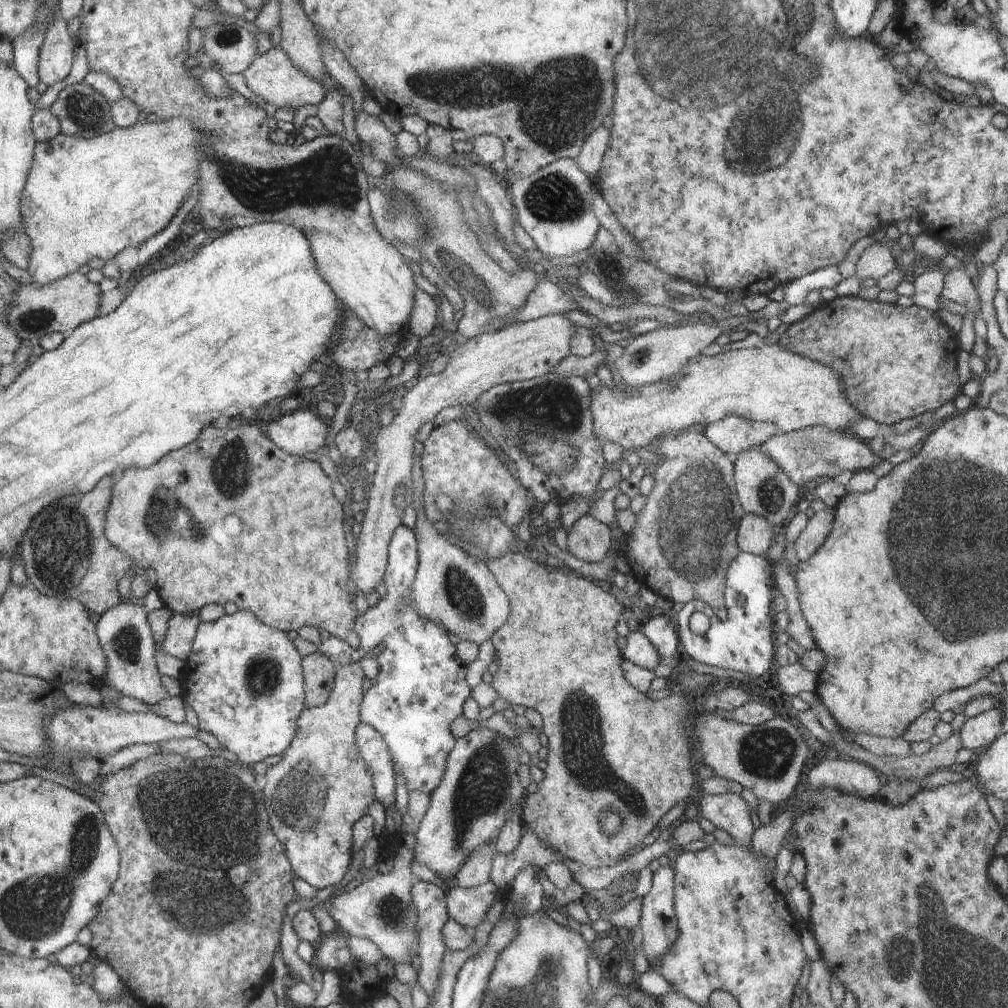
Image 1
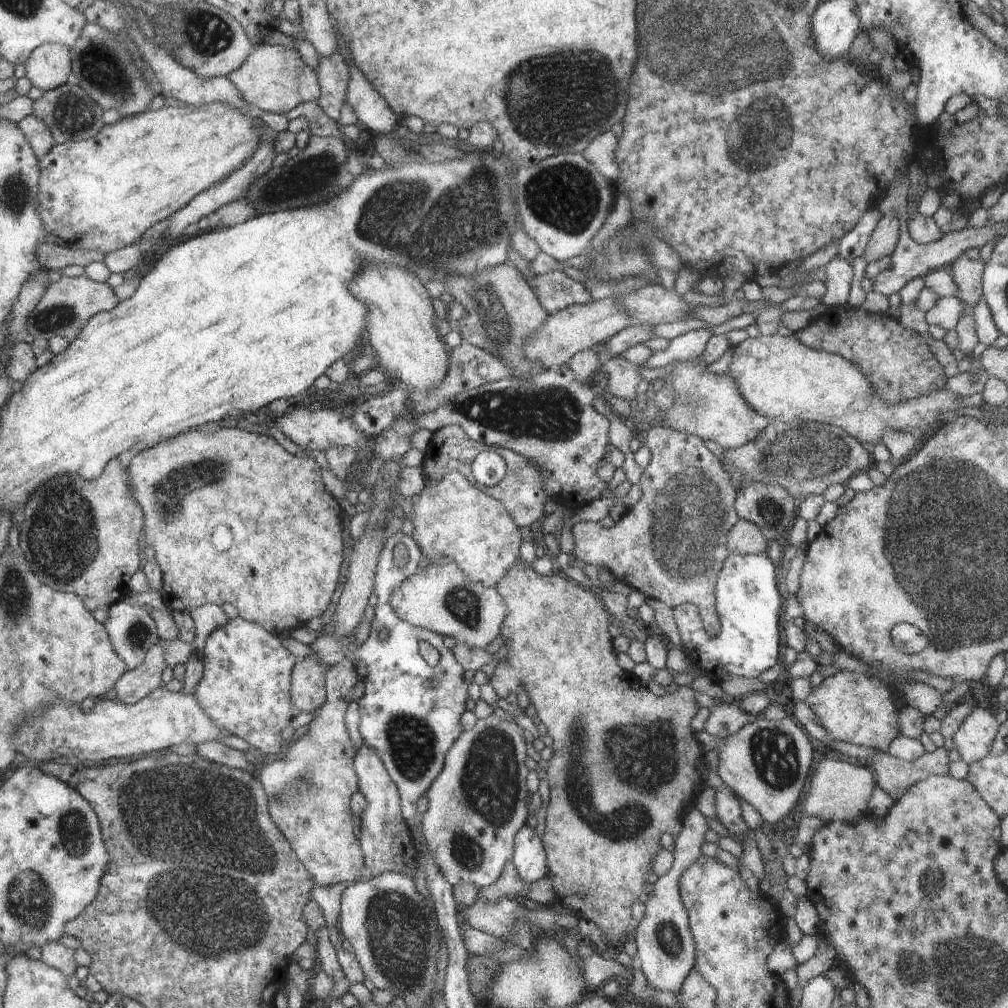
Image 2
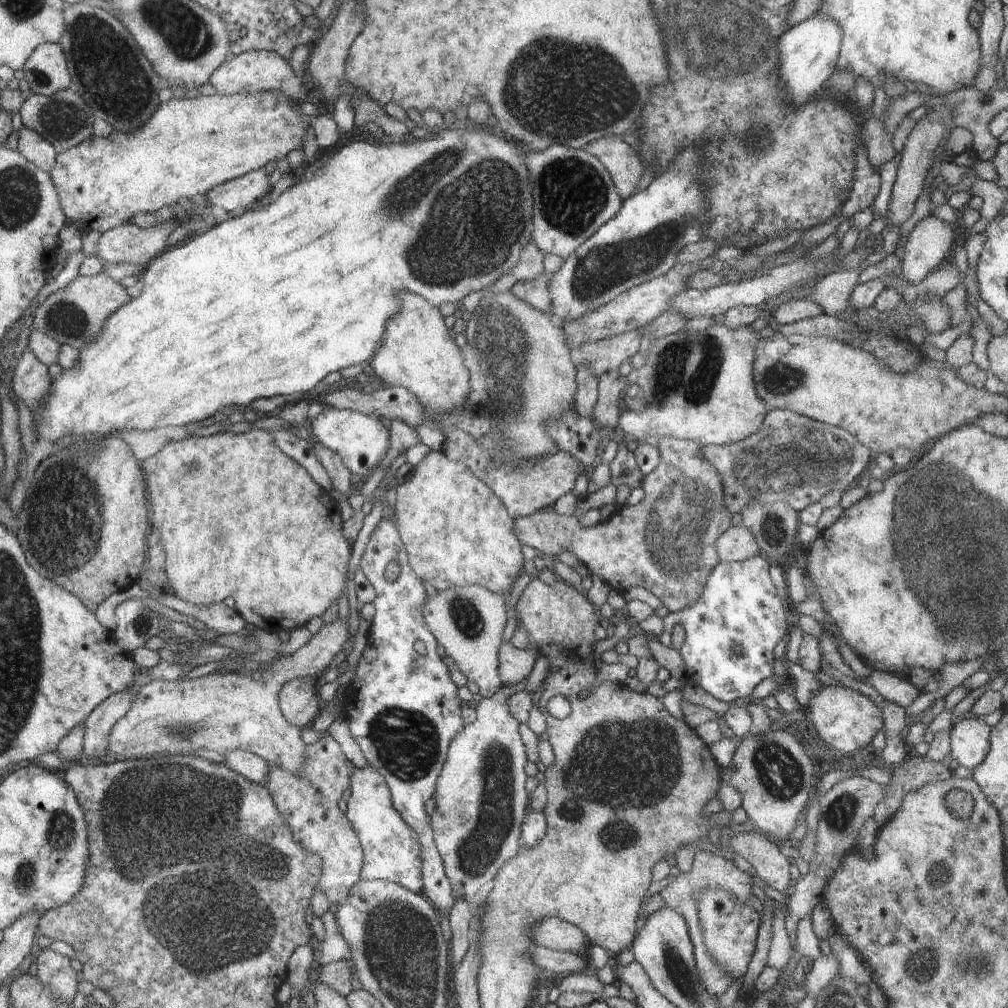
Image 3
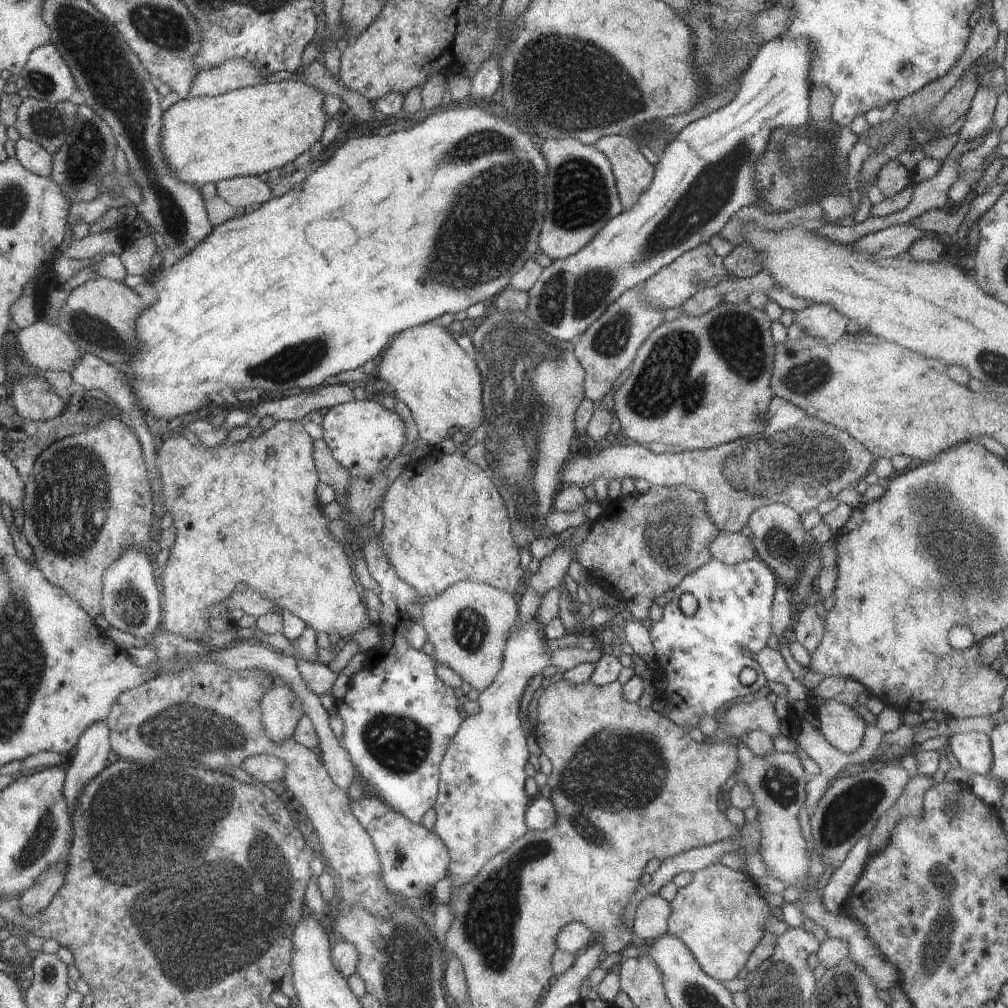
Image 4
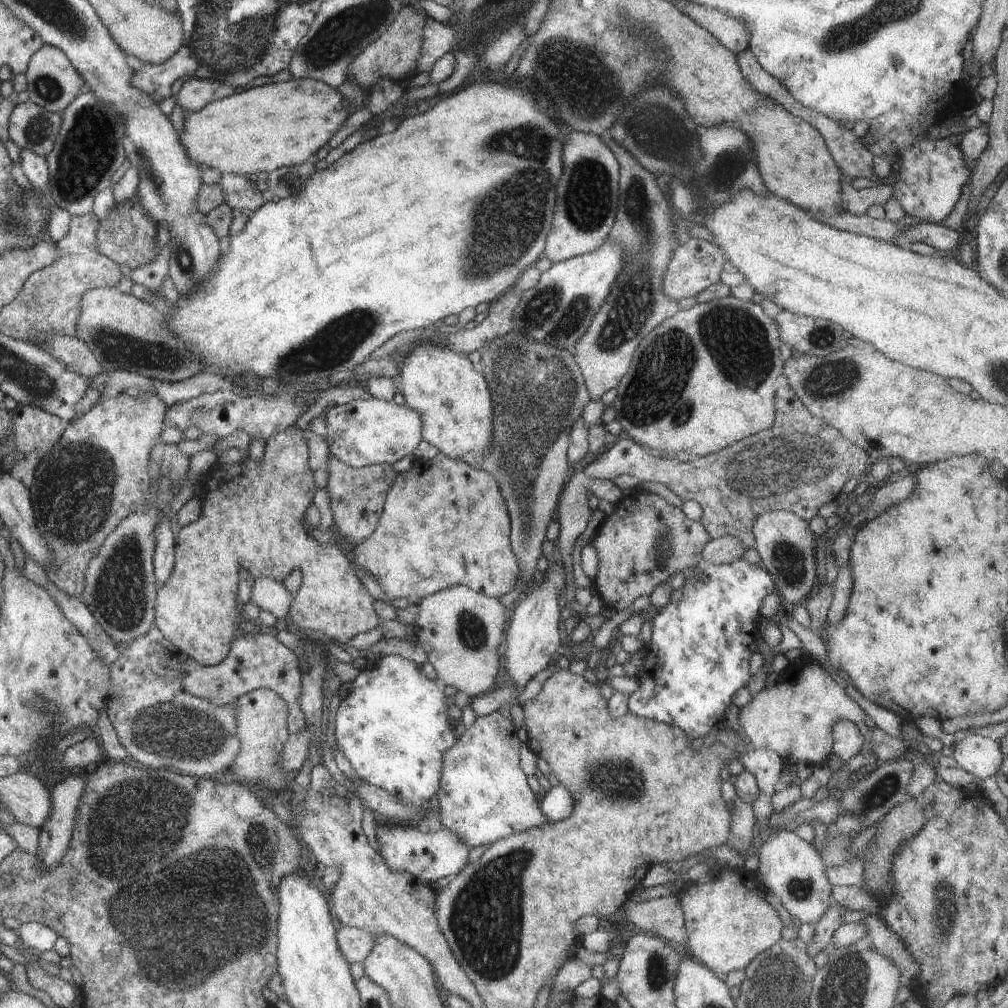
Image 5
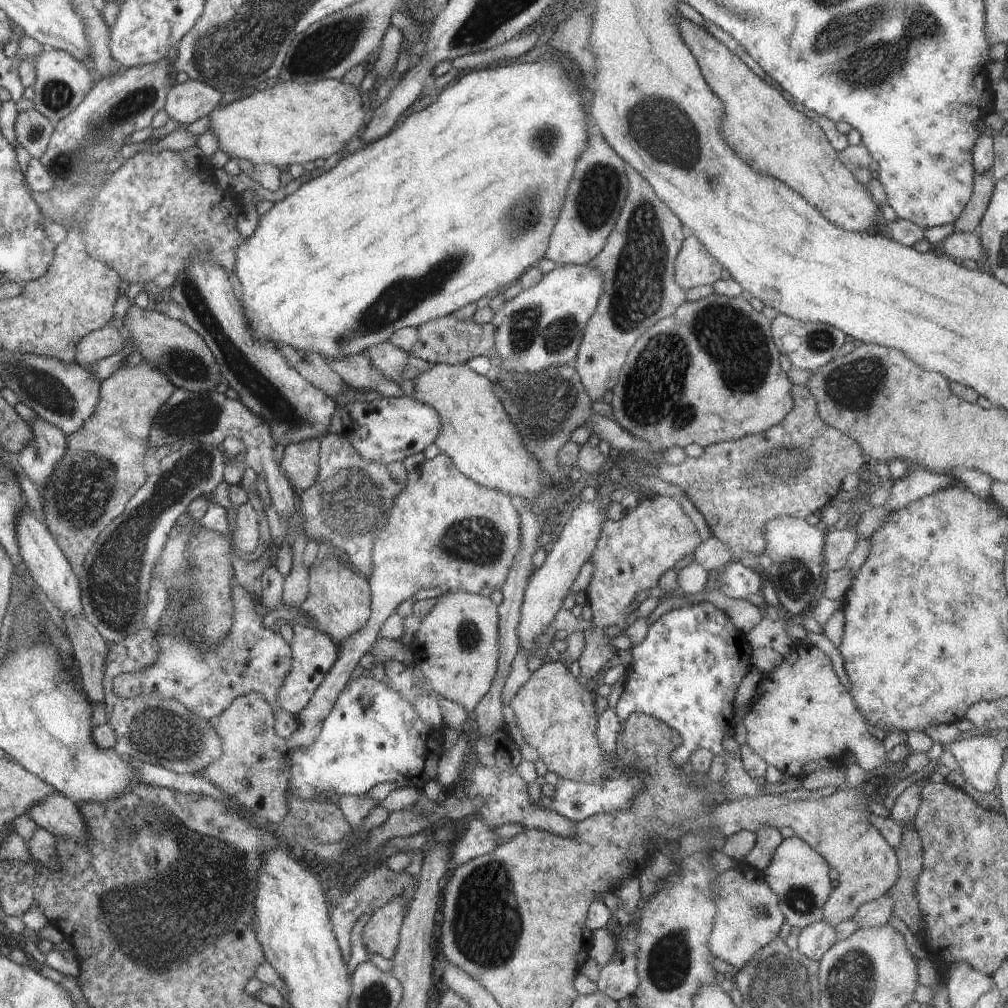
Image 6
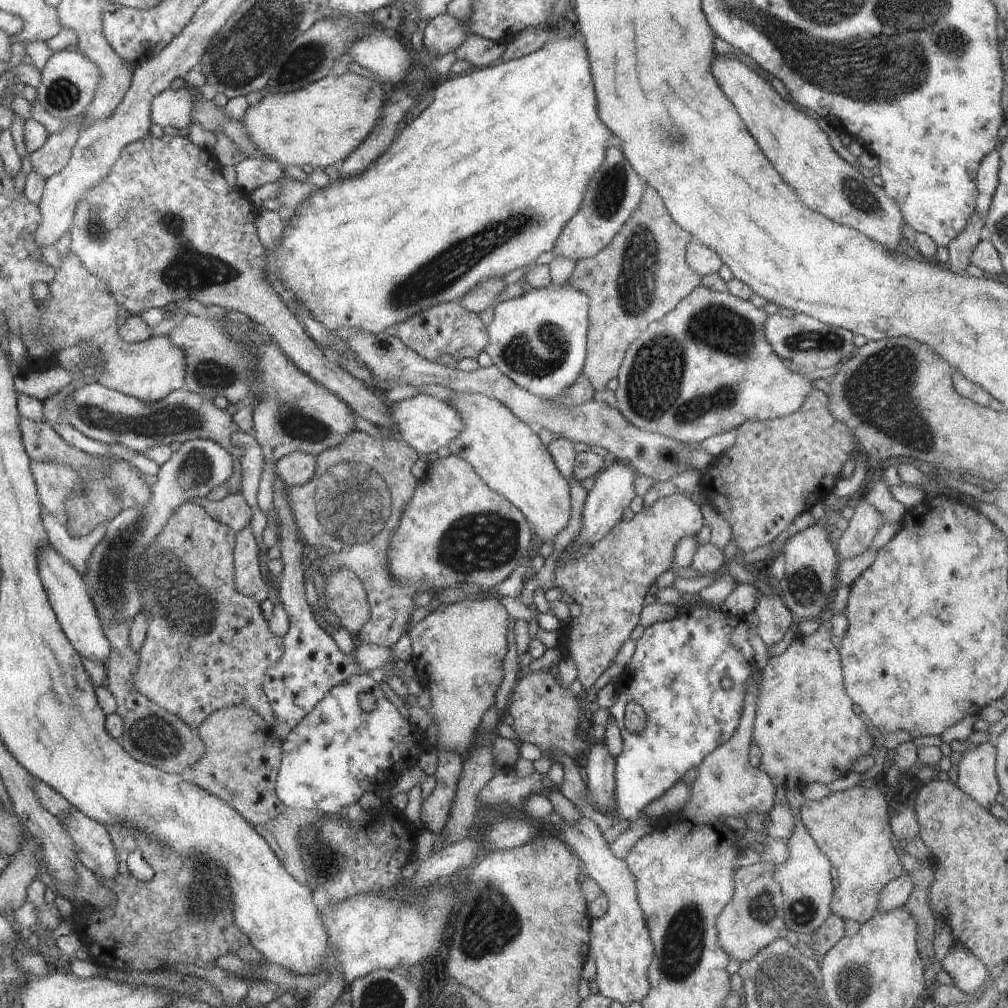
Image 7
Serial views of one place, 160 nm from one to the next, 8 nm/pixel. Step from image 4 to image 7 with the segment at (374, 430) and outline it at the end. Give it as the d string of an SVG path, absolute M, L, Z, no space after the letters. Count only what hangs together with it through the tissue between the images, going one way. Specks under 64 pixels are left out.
M420 394L413 398L402 400L388 410L390 426L379 426L377 440L398 440L414 448L419 456L437 452L440 448L454 442L458 434L464 430L464 424L458 412L448 404L430 394Z

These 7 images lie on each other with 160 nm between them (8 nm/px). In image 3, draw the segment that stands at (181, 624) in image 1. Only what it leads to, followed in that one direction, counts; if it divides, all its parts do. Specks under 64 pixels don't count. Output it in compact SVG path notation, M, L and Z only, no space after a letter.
M138 671L133 678L131 687L108 696L86 719L83 740L83 758L86 761L103 759L107 752L107 736L117 720L130 710L138 691L152 680L144 671Z

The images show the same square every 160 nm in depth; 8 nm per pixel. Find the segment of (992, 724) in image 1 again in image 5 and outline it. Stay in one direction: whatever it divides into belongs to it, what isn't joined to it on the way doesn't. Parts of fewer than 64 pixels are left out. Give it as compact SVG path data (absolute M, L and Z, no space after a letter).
M978 734L968 735L956 742L952 751L957 764L979 778L980 784L997 774L1005 758L998 741Z

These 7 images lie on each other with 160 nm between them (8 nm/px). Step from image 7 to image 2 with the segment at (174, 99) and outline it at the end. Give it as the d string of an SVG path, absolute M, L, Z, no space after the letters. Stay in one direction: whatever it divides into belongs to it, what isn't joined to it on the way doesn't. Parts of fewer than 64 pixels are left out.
M256 44L244 64L227 77L247 103L274 114L291 115L297 106L317 101L321 95L314 70L302 61L298 51L281 45Z

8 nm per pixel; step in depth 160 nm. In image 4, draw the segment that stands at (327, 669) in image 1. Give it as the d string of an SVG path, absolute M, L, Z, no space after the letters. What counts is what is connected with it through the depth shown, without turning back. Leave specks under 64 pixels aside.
M276 682L260 700L262 728L276 744L292 738L303 716L302 702L290 686Z

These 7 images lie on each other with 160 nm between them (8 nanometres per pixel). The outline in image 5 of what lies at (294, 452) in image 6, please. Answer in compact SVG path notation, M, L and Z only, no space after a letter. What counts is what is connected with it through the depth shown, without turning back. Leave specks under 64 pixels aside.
M310 430L305 431L307 440L309 459L315 485L320 488L327 488L329 483L329 460L332 456L329 444L324 437L316 435Z

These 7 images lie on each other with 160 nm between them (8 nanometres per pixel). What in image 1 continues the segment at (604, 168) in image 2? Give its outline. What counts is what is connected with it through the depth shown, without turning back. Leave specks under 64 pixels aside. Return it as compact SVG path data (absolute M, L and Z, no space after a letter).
M600 125L583 142L580 154L575 158L575 161L578 168L589 178L596 176L600 170L600 162L602 162L604 150L608 148L608 140L610 140L608 128Z

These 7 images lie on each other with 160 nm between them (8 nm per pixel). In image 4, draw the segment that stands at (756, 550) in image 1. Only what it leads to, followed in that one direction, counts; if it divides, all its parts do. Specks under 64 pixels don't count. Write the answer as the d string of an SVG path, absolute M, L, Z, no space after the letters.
M721 532L708 548L713 559L725 564L739 564L757 557L752 542L741 532Z

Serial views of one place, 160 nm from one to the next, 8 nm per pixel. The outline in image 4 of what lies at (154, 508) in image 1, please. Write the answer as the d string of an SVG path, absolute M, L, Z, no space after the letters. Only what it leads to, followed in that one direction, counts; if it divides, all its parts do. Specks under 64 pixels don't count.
M277 421L262 436L240 443L222 441L215 448L201 443L192 446L176 431L167 437L158 450L160 492L164 495L160 500L165 500L166 511L172 516L176 540L162 574L165 605L161 609L160 627L163 631L206 643L210 618L220 613L213 605L221 605L232 596L238 584L246 584L250 590L270 598L283 612L296 614L316 634L334 633L343 642L373 626L353 566L342 543L330 535L331 520L324 516L318 500L319 478L312 457L313 444L298 421Z

